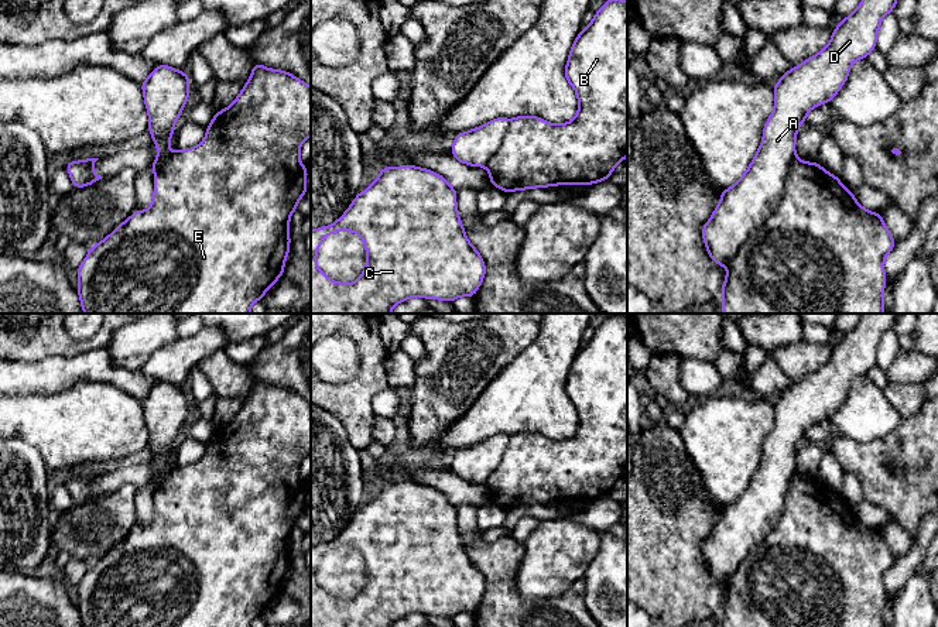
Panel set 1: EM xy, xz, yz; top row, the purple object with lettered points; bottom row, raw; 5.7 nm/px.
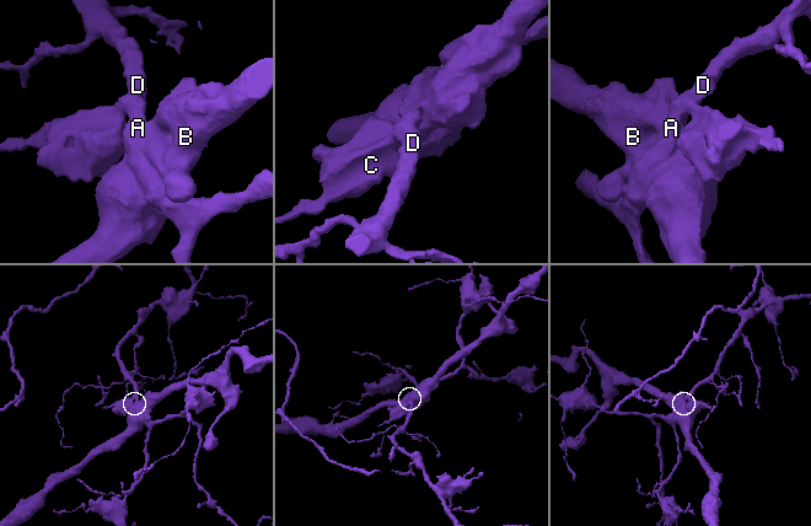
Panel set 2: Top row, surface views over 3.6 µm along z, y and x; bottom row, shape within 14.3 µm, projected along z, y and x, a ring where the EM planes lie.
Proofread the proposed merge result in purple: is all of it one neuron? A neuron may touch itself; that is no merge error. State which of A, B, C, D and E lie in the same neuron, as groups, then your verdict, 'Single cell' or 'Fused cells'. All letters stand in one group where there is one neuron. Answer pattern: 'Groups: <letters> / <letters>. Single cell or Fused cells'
Groups: A C D / B E. Fused cells

